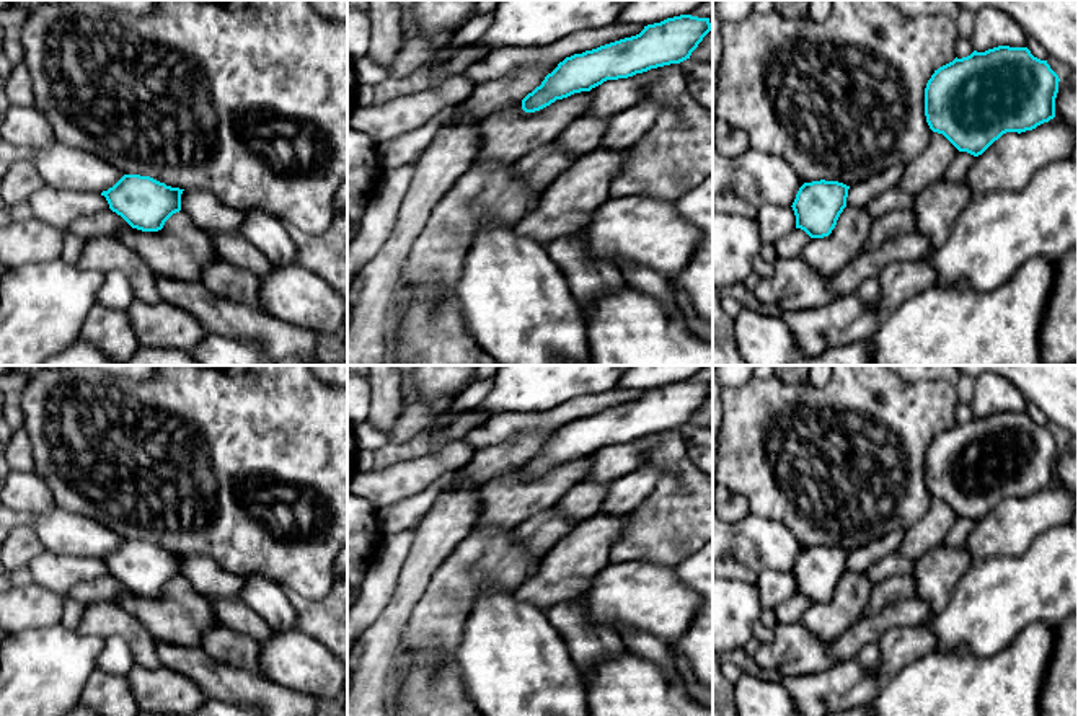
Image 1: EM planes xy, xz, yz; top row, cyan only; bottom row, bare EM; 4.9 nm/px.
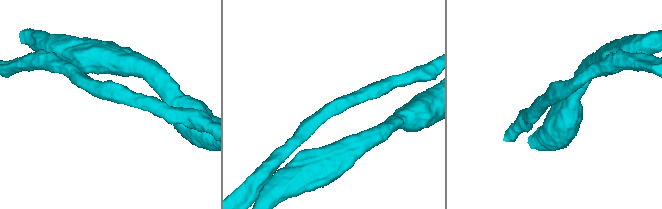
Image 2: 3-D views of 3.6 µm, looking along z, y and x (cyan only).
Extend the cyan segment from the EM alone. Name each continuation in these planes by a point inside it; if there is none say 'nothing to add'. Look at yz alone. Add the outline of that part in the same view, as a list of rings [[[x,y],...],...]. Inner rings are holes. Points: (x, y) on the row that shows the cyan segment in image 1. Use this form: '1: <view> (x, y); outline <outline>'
nothing to add

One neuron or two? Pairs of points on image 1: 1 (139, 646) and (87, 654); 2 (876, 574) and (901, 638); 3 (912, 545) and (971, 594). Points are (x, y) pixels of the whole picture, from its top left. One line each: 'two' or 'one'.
1: two
2: two
3: two

